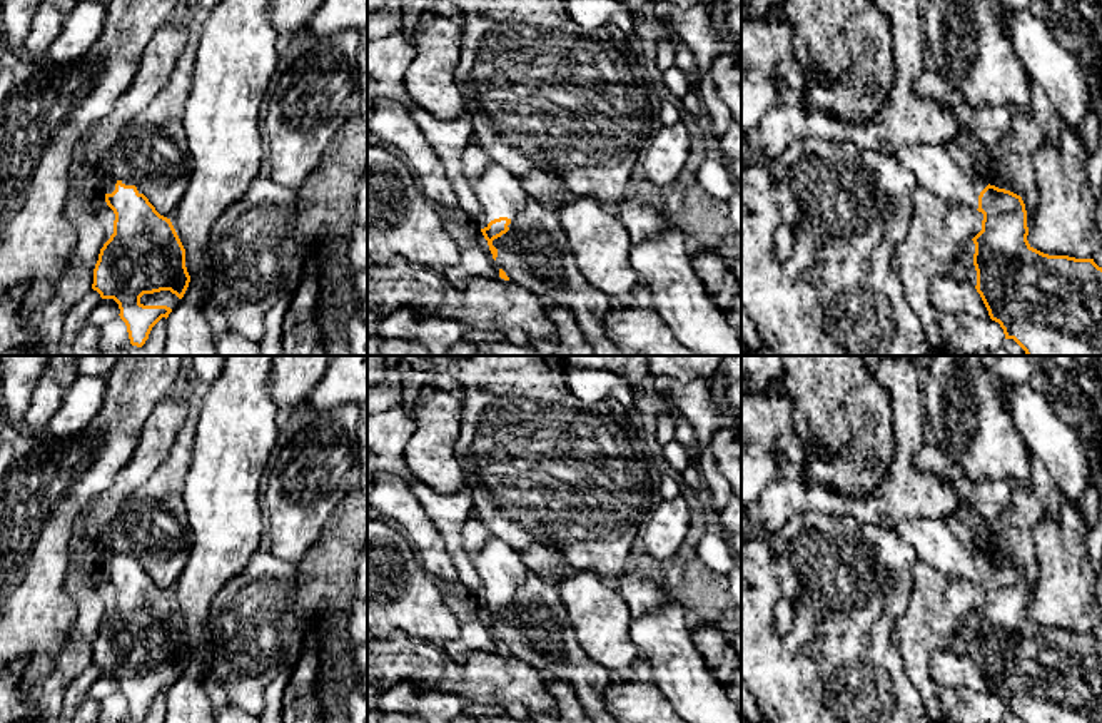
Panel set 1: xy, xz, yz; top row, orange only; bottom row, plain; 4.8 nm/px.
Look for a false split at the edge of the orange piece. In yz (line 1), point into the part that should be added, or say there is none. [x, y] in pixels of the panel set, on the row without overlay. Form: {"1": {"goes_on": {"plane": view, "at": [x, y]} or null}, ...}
{"1": {"goes_on": {"plane": "yz", "at": [934, 541]}}}

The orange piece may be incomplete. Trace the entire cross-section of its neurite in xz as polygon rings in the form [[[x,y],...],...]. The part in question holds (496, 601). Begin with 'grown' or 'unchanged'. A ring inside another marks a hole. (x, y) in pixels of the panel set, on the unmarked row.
grown | [[[493,536],[473,558],[473,564],[483,581],[479,603],[488,614],[493,633],[496,635],[498,623],[493,619],[493,614],[513,601],[528,569],[519,551],[513,549],[496,536]]]

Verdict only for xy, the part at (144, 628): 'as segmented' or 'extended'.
extended

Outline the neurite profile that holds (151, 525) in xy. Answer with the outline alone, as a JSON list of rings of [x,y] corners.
[[[192,416],[180,427],[167,459],[120,504],[105,536],[105,554],[132,554],[167,593],[192,549],[184,486],[195,436],[197,417]]]

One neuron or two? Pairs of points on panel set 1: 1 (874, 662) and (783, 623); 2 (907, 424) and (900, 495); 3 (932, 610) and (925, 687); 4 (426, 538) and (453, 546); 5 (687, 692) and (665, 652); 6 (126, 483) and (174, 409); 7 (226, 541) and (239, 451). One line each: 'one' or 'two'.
1: one
2: one
3: one
4: two
5: one
6: one
7: one

